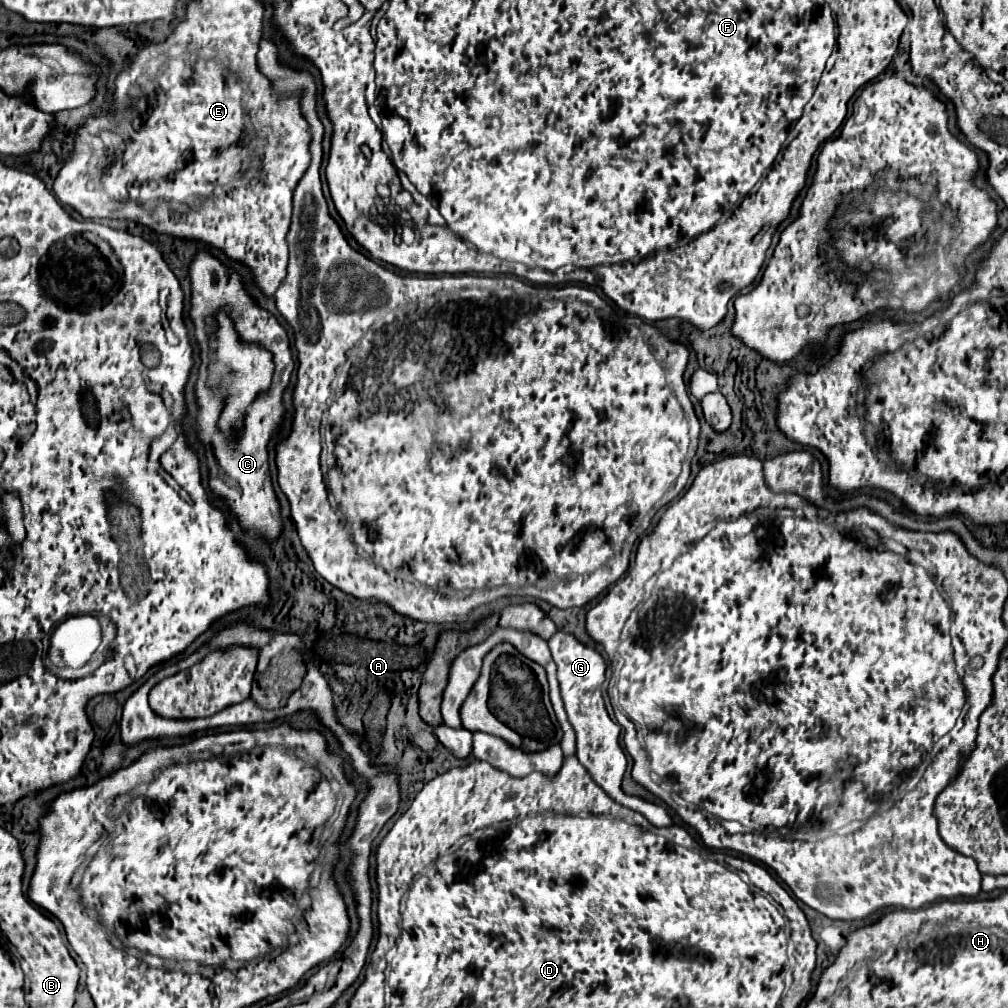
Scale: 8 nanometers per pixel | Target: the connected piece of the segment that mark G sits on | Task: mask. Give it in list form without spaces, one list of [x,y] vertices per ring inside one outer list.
[[[556,631],[550,641],[550,651],[554,663],[558,665],[558,681],[562,689],[562,697],[566,697],[566,713],[568,721],[576,731],[576,757],[586,767],[590,777],[608,793],[614,801],[641,813],[655,827],[666,827],[673,824],[667,810],[640,797],[629,796],[622,790],[622,777],[626,771],[626,755],[618,743],[620,725],[608,717],[604,707],[604,675],[606,675],[606,661],[604,657],[580,643],[574,635]]]

